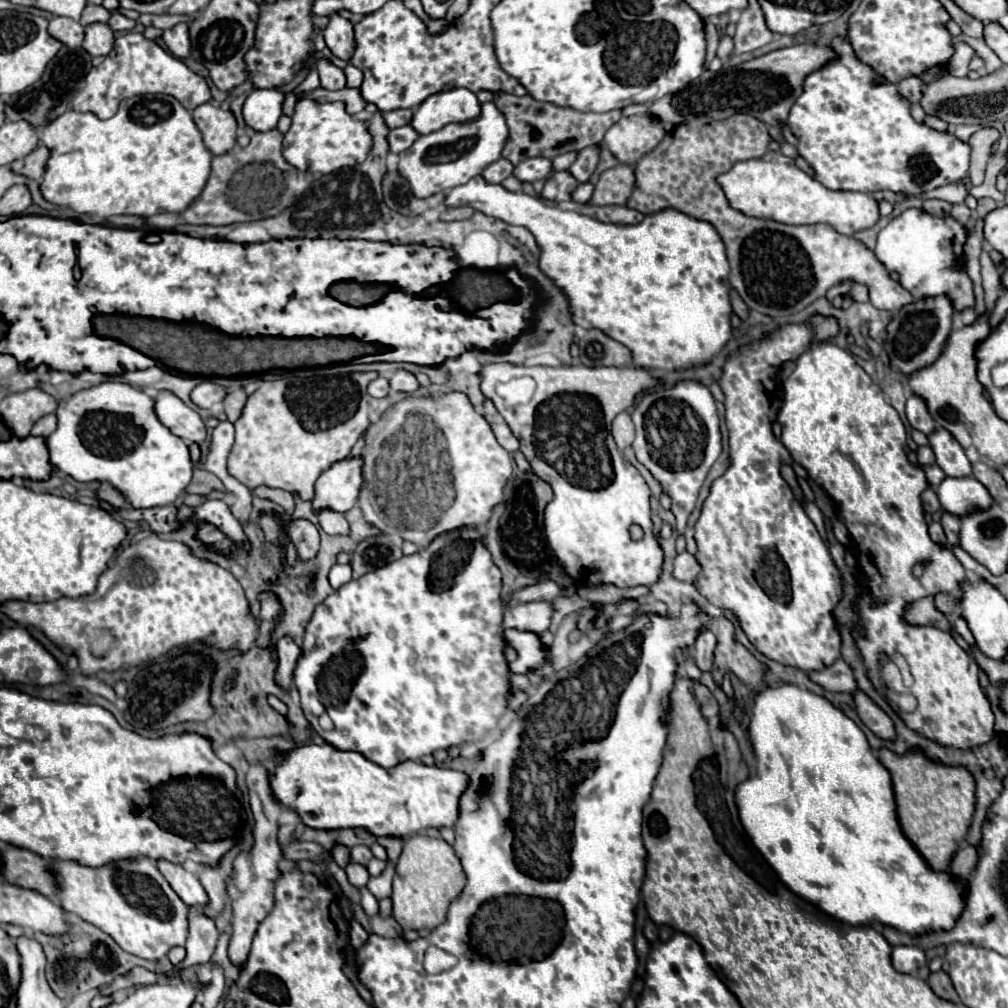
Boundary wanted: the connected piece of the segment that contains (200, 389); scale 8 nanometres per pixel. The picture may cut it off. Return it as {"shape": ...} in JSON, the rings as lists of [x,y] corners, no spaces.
{"shape":[[[202,381],[200,385],[196,385],[190,393],[192,403],[196,403],[202,409],[210,409],[214,403],[220,403],[226,395],[226,389],[212,383],[212,381]]]}

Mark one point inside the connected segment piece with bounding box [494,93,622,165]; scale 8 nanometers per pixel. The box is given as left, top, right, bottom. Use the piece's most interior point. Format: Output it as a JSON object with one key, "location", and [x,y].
{"location":[534,128]}

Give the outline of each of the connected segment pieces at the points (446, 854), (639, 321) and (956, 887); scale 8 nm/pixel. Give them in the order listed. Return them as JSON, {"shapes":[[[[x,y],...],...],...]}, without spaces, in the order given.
{"shapes":[[[[412,835],[406,839],[404,849],[396,863],[396,875],[392,883],[394,919],[402,929],[434,929],[446,919],[446,909],[464,887],[464,873],[458,857],[444,839],[432,839],[428,835]]],[[[482,175],[448,191],[444,203],[448,207],[468,205],[484,215],[530,229],[540,247],[540,269],[568,299],[572,321],[584,329],[600,329],[614,341],[626,345],[632,351],[634,367],[672,371],[696,363],[708,363],[732,335],[732,307],[728,299],[730,267],[722,237],[710,227],[710,223],[690,219],[690,215],[670,211],[670,207],[646,215],[644,221],[636,225],[602,223],[576,211],[560,211],[556,205],[546,205],[532,195],[512,193],[502,185],[486,183]]],[[[782,683],[782,685],[766,685],[762,691],[754,695],[754,705],[752,705],[752,717],[748,725],[748,737],[754,747],[756,755],[756,775],[750,775],[746,781],[738,783],[736,787],[736,803],[738,803],[738,815],[742,819],[742,827],[746,827],[746,833],[750,835],[750,841],[762,857],[770,863],[770,867],[776,871],[776,875],[782,879],[782,883],[800,895],[802,899],[810,901],[824,913],[850,923],[850,925],[870,925],[872,921],[880,921],[884,925],[890,925],[898,931],[910,933],[910,935],[920,935],[928,929],[952,929],[956,919],[960,917],[960,911],[964,907],[964,897],[962,897],[962,883],[954,881],[950,873],[936,873],[932,871],[922,855],[912,847],[912,843],[904,837],[898,817],[896,817],[896,803],[894,803],[894,791],[892,791],[892,781],[890,773],[886,767],[882,767],[880,761],[870,751],[870,745],[866,741],[866,735],[862,729],[848,719],[838,707],[834,707],[826,697],[816,695],[812,691],[800,689],[792,683]]]]}

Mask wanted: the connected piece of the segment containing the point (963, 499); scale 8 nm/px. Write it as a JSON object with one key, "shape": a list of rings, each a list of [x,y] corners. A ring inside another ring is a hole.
{"shape":[[[946,477],[936,487],[936,495],[940,499],[942,509],[956,517],[966,517],[972,515],[974,511],[984,511],[986,507],[992,505],[990,493],[974,477]]]}

